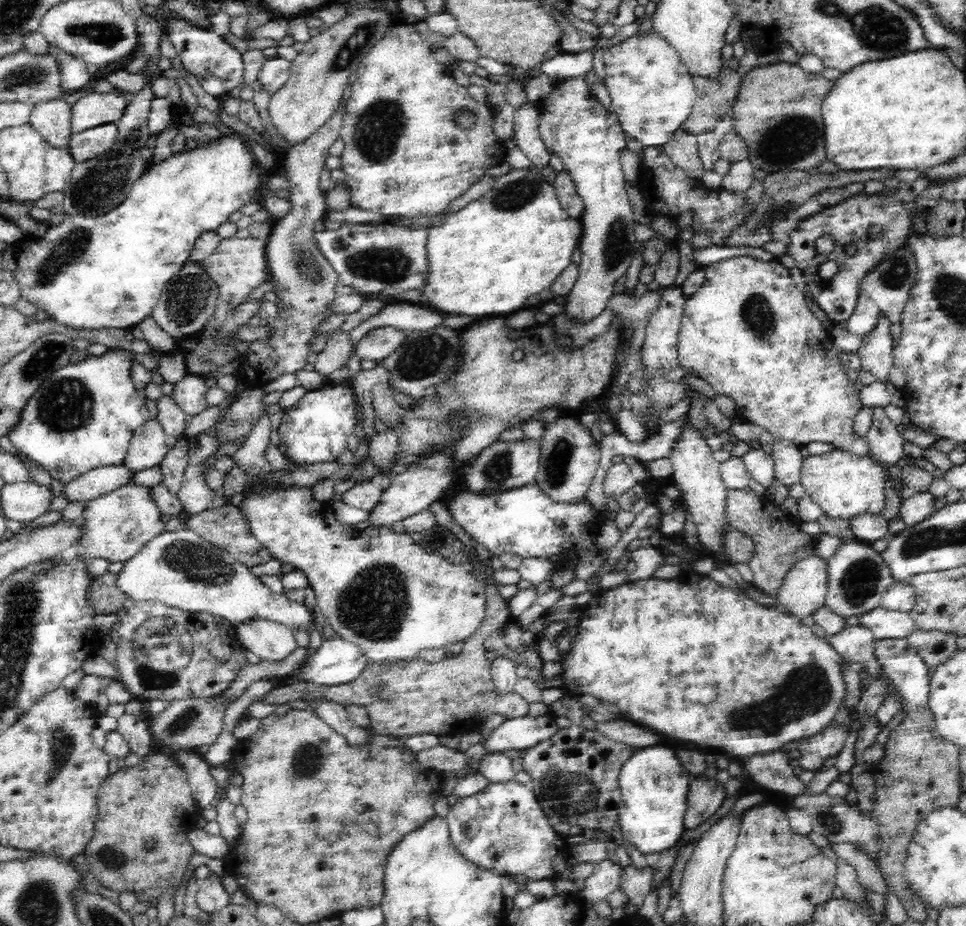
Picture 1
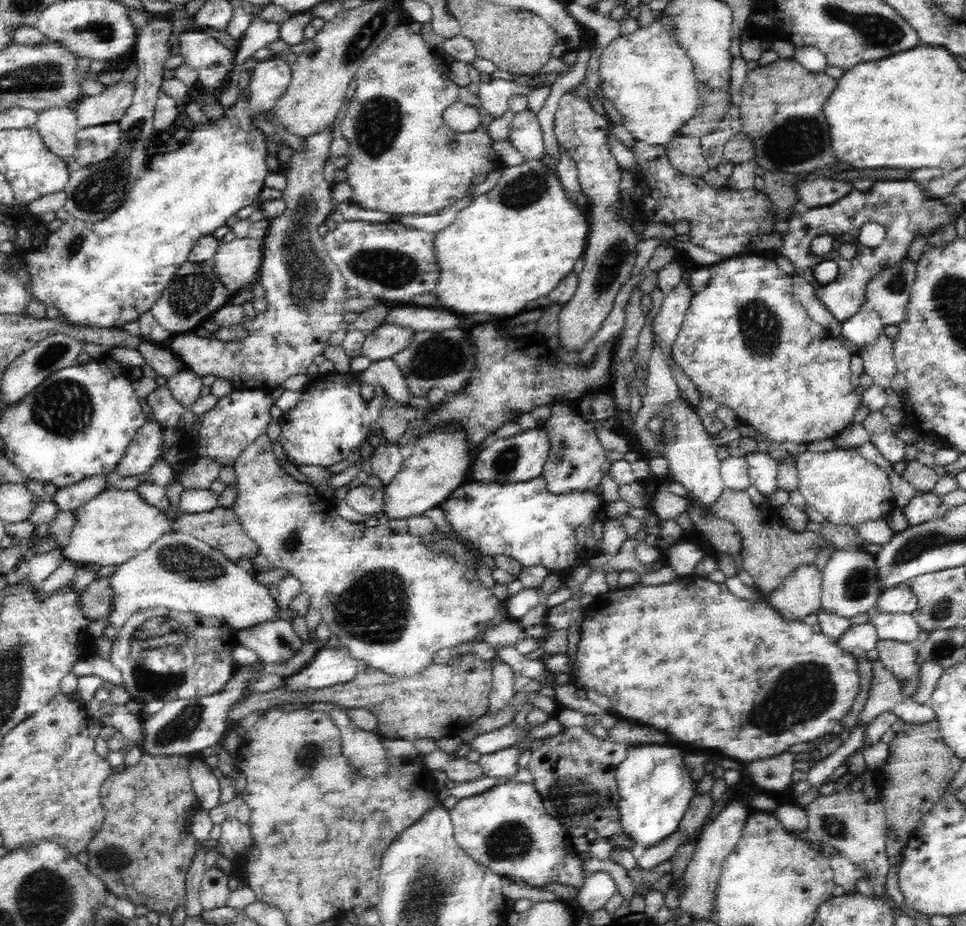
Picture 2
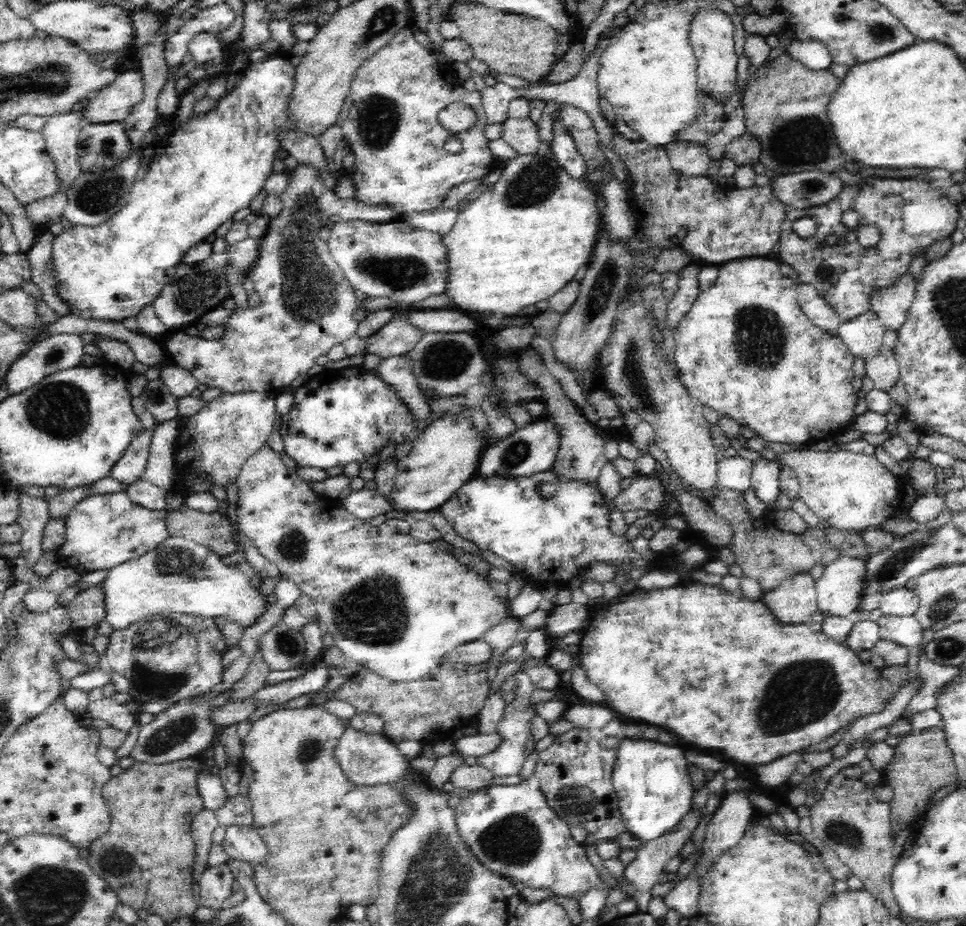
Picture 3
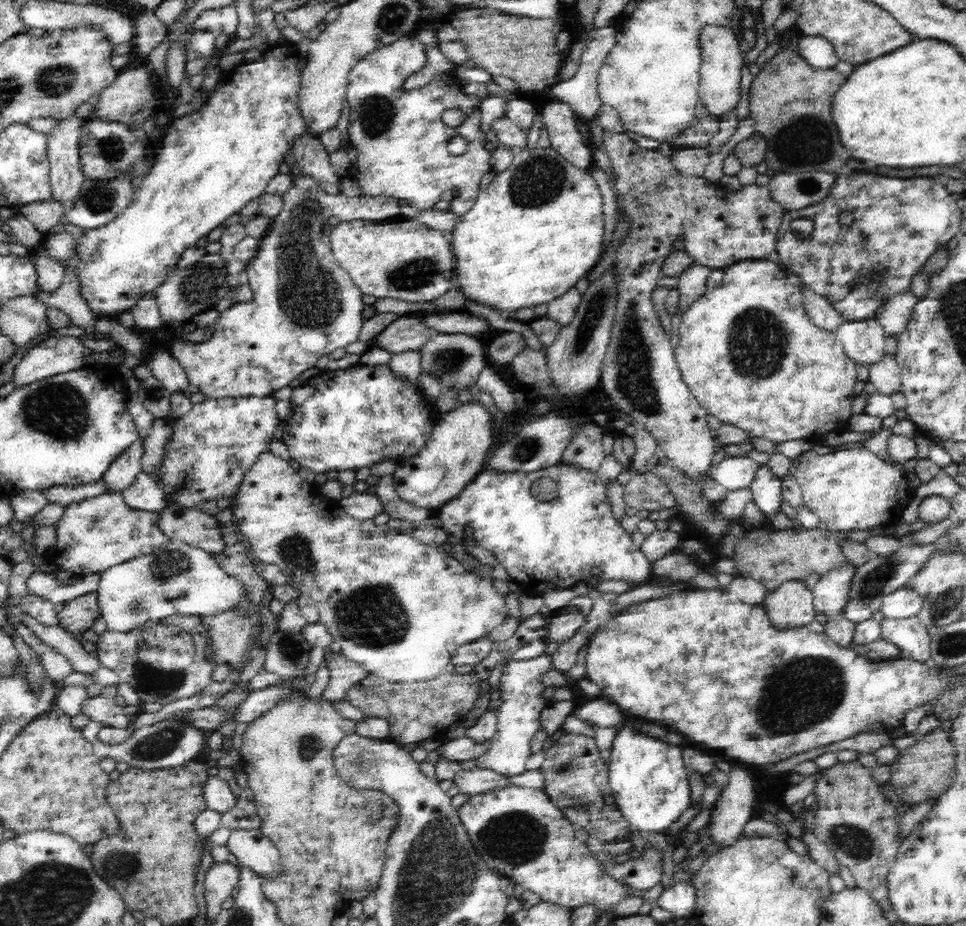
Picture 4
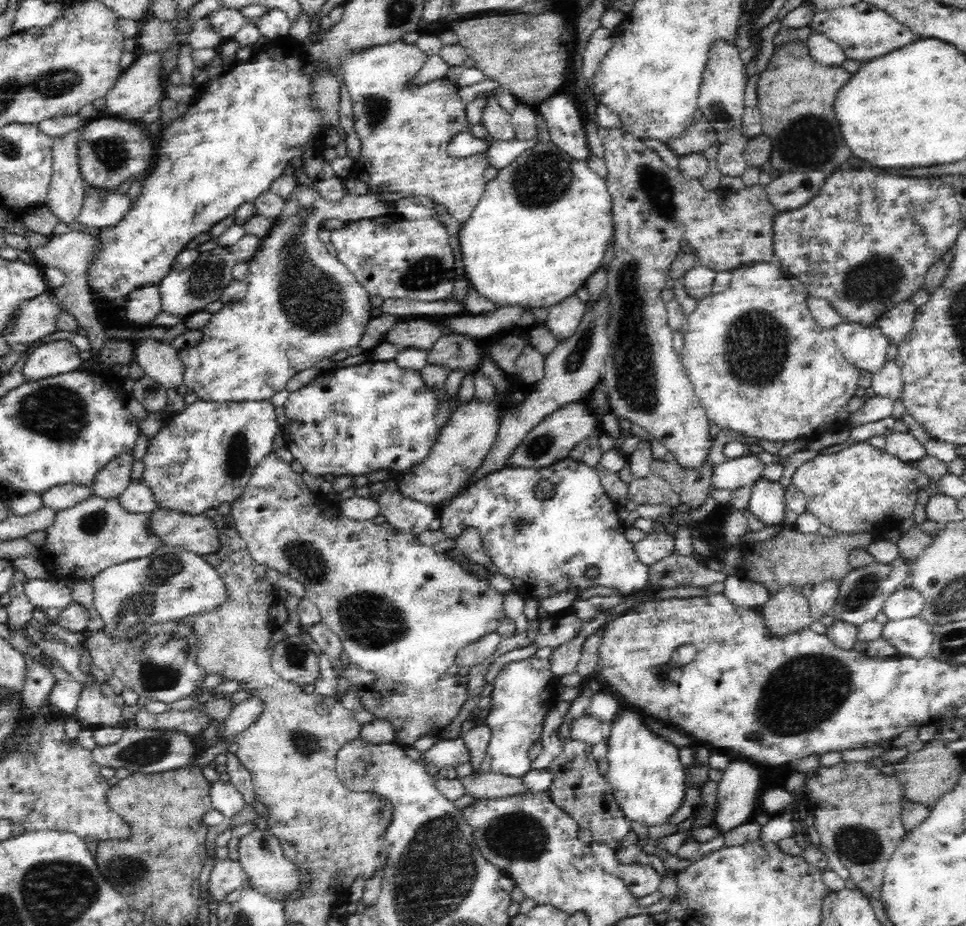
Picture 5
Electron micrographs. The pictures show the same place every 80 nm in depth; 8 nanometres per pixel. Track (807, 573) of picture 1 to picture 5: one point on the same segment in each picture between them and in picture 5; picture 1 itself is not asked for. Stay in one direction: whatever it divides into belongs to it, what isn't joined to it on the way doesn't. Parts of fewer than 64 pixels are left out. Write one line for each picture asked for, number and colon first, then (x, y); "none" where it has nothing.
2: (799, 595)
3: (795, 600)
4: (791, 605)
5: (788, 610)

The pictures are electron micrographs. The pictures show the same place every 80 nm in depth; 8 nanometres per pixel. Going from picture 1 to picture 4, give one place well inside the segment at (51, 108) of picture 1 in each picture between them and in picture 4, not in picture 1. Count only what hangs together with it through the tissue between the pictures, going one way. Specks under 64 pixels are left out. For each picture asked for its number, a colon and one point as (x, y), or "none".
2: (58, 127)
3: (61, 132)
4: (66, 176)

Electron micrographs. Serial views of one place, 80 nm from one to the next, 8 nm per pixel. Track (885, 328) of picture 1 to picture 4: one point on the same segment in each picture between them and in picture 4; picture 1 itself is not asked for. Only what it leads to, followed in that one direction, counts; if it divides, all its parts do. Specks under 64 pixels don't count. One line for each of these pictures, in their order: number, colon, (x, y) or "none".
2: (878, 360)
3: (883, 369)
4: (885, 375)

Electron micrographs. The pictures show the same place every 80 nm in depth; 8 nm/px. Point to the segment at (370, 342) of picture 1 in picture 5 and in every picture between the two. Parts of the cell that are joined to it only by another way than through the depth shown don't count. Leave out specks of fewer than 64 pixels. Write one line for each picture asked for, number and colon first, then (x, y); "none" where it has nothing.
2: (383, 342)
3: (395, 338)
4: (407, 333)
5: (421, 333)

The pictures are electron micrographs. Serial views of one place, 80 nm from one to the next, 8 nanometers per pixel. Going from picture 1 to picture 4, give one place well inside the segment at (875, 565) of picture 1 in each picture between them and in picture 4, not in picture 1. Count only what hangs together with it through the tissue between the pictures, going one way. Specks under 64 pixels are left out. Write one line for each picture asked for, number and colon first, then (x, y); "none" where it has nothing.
2: (850, 586)
3: (838, 589)
4: (830, 594)

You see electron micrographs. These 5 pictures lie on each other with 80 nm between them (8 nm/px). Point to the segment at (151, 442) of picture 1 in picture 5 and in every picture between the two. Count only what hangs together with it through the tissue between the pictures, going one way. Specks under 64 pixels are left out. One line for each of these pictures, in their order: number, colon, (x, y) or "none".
2: (146, 446)
3: (130, 466)
4: (123, 471)
5: (110, 482)

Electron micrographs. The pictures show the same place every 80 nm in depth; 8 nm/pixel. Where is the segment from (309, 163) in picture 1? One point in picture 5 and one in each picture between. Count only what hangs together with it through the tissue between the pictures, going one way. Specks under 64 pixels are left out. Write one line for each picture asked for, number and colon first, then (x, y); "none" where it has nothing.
2: (305, 293)
3: (307, 305)
4: (304, 305)
5: (302, 305)

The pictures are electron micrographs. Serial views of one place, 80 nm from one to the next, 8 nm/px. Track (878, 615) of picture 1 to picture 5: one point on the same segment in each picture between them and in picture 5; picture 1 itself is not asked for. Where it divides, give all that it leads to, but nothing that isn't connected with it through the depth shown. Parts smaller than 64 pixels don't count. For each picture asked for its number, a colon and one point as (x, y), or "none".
2: (902, 627)
3: (905, 630)
4: (909, 634)
5: (912, 638)

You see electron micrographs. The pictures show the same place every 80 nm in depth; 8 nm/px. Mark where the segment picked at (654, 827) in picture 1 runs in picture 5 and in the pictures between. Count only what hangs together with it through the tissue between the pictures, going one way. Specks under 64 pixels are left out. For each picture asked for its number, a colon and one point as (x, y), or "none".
2: (655, 789)
3: (651, 781)
4: (648, 777)
5: (647, 778)

